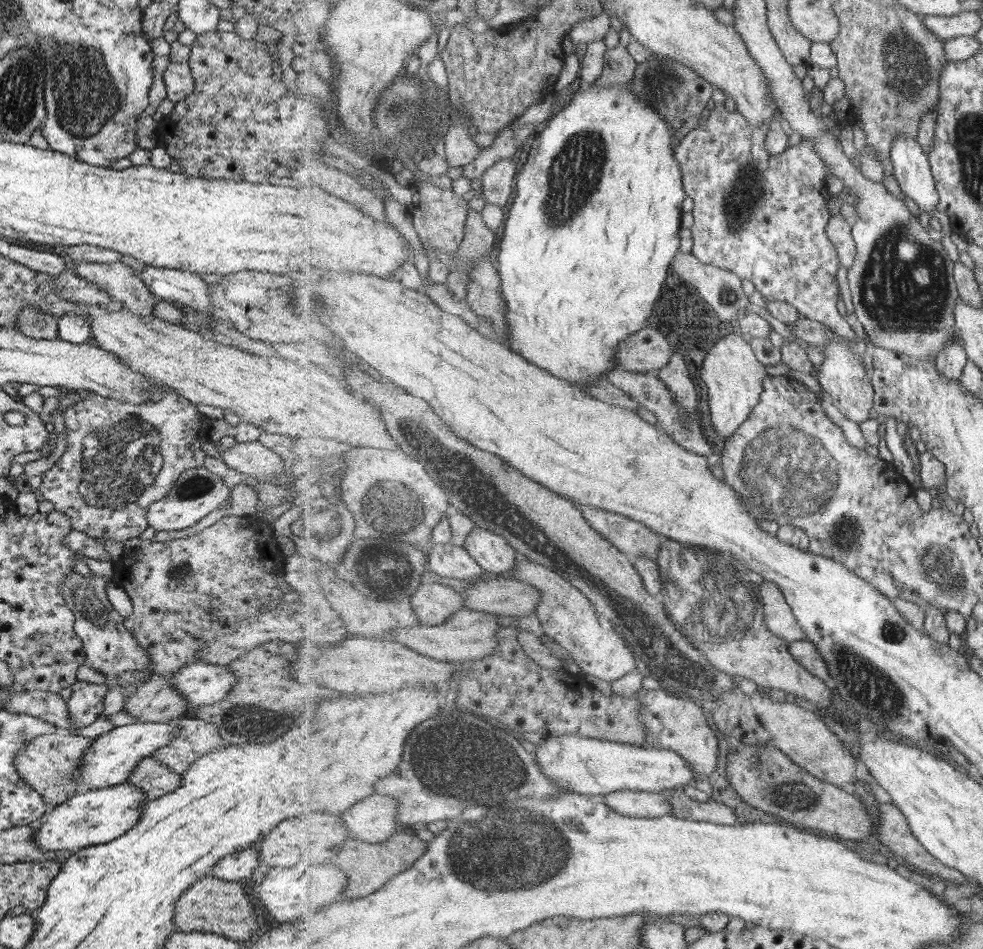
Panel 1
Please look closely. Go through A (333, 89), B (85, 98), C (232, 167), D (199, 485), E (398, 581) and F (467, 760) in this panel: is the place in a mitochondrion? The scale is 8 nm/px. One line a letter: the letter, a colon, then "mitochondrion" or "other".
A: other
B: mitochondrion
C: other
D: mitochondrion
E: other
F: mitochondrion

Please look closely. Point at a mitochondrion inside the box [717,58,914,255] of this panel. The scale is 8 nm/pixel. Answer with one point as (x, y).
(747, 191)

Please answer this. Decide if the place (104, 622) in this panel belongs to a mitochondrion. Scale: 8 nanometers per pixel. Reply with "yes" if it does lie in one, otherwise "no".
yes

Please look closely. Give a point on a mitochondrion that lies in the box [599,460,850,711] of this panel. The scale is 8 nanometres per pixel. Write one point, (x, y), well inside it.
(711, 594)

